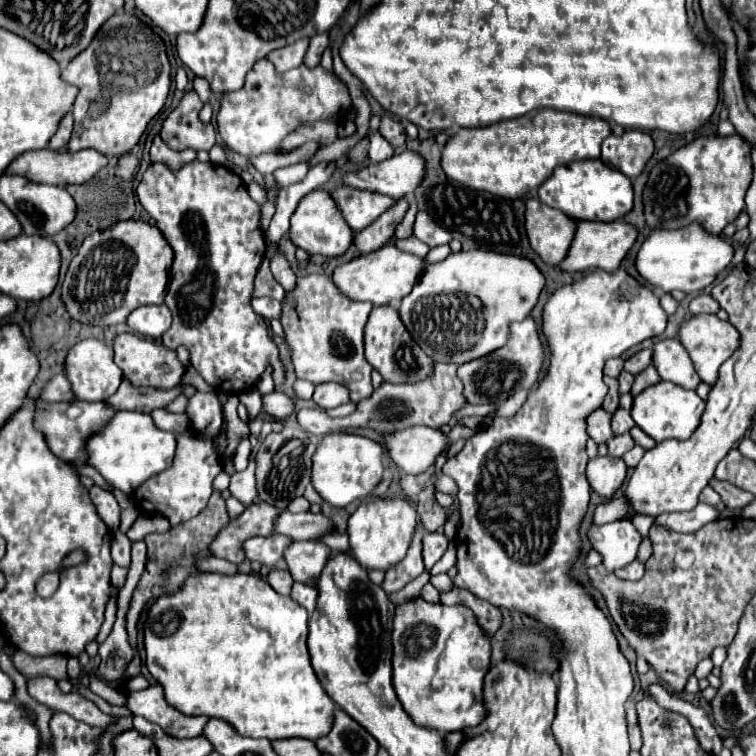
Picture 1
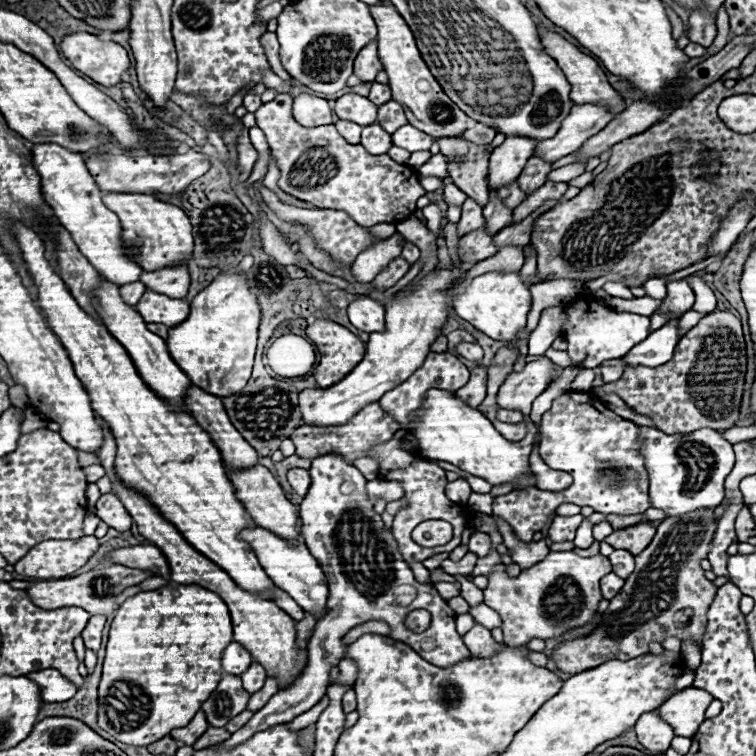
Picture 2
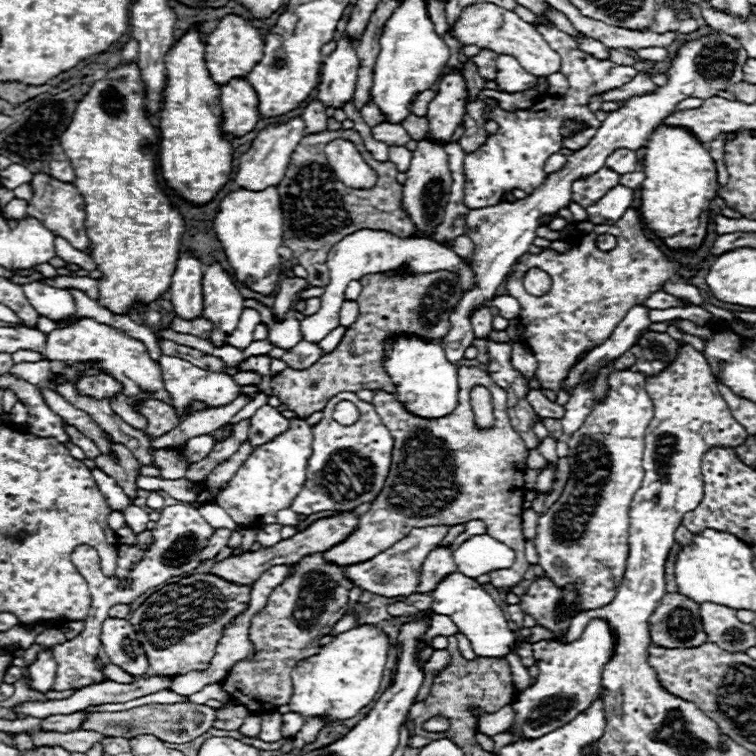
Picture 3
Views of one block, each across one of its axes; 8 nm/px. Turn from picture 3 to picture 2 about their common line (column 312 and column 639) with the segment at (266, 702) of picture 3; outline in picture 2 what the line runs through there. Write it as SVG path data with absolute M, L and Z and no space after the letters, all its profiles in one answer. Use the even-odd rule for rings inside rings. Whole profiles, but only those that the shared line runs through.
M696 510L680 518L664 518L648 548L636 554L636 568L626 578L624 588L610 600L598 628L586 636L562 644L552 652L562 672L584 672L606 660L628 660L648 654L648 642L662 642L666 636L702 642L706 612L716 596L716 586L704 576L700 560L708 558L710 542L716 532L714 510Z

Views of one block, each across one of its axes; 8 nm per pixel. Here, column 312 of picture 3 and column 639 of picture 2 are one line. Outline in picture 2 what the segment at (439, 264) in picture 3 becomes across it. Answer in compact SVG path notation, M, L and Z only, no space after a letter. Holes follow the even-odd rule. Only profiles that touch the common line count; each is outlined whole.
M580 296L572 308L566 308L568 320L562 326L562 334L568 342L568 356L574 366L586 364L590 368L600 366L604 360L622 358L632 346L642 342L650 334L650 318L634 312L616 312L598 304L592 296Z

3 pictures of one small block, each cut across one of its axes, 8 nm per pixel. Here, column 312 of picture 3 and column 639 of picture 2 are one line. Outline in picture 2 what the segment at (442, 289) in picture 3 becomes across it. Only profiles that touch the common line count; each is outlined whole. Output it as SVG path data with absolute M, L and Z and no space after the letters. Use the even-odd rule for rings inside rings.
M714 310L706 314L680 340L672 360L668 360L664 366L626 368L620 380L604 384L602 390L616 392L630 408L650 416L654 424L666 434L698 430L700 426L712 426L714 430L728 430L738 420L744 374L746 374L746 344L742 324L734 314Z

